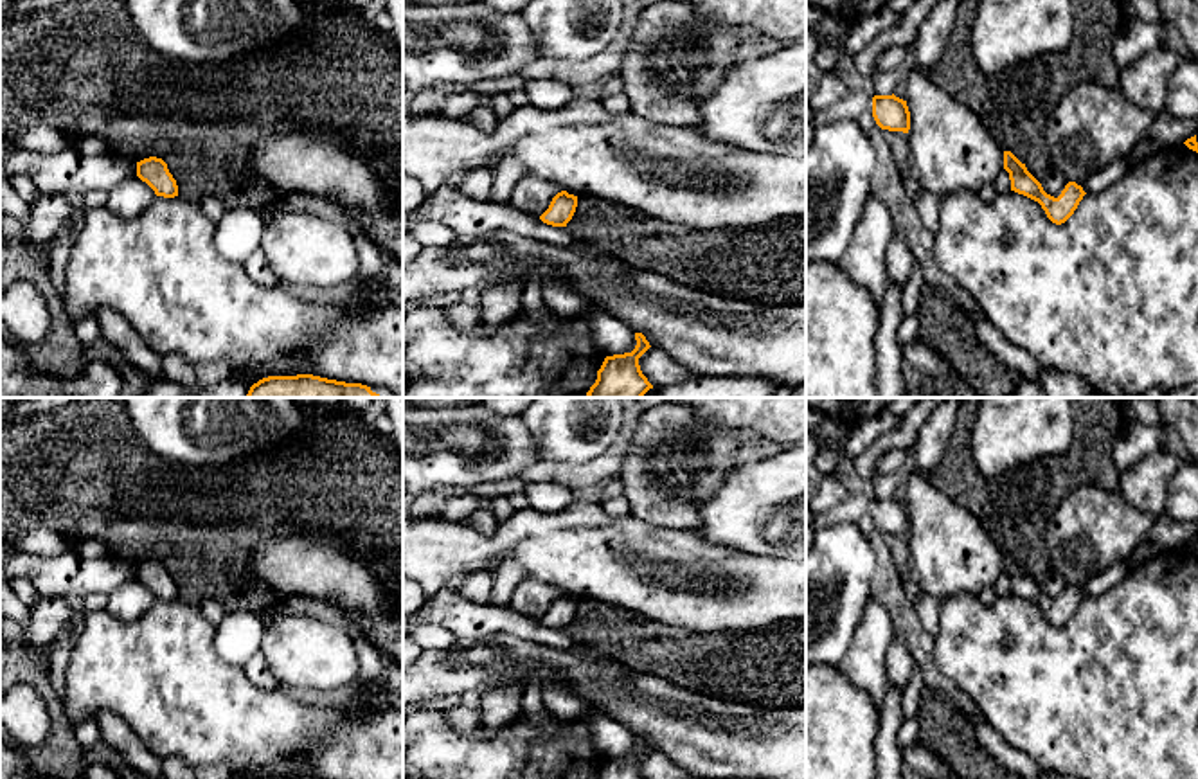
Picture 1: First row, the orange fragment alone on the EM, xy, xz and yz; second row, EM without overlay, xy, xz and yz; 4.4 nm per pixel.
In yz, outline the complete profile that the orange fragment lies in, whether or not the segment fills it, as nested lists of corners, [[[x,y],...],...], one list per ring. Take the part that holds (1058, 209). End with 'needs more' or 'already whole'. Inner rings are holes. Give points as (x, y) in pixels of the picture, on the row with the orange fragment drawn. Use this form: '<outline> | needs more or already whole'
[[[1004,151],[1004,169],[1009,173],[1011,191],[1038,201],[1047,218],[1056,225],[1065,223],[1086,194],[1076,182],[1068,182],[1058,198],[1047,194],[1025,164],[1011,151]]] | already whole

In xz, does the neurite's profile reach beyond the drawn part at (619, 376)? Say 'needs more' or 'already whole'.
already whole

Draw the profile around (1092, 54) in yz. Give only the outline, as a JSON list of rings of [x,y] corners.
[[[959,0],[948,45],[928,76],[952,99],[966,104],[982,121],[1000,148],[1011,151],[1042,184],[1050,166],[1045,146],[1047,121],[1061,97],[1079,83],[1101,83],[1108,88],[1119,86],[1119,68],[1112,58],[1112,43],[1126,20],[1122,0],[1081,0],[1074,7],[1074,38],[1065,50],[1018,61],[997,74],[984,74],[973,59],[971,23],[977,7],[979,0]]]

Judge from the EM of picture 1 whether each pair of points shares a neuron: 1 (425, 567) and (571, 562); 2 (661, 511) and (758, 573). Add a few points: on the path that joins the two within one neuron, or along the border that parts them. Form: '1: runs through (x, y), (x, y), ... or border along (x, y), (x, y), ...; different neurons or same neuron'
1: runs through (461, 549), (493, 549), (526, 531), (535, 535); same neuron
2: border along (650, 522), (661, 528), (691, 529), (695, 533); different neurons

